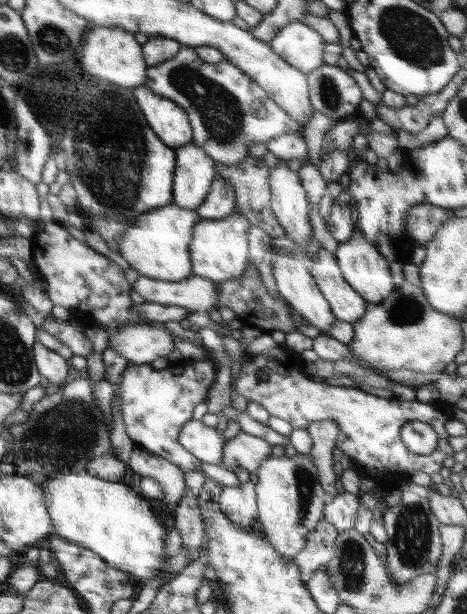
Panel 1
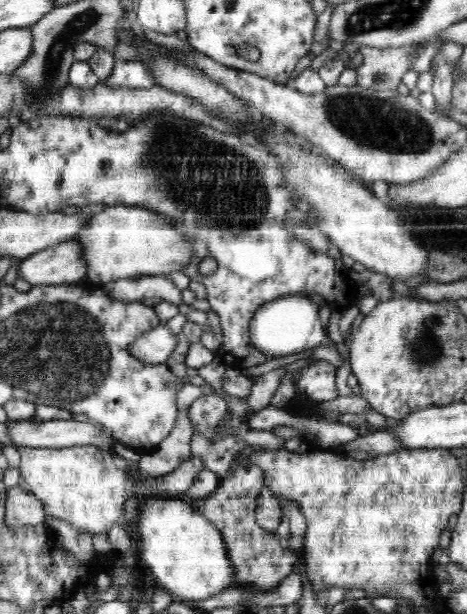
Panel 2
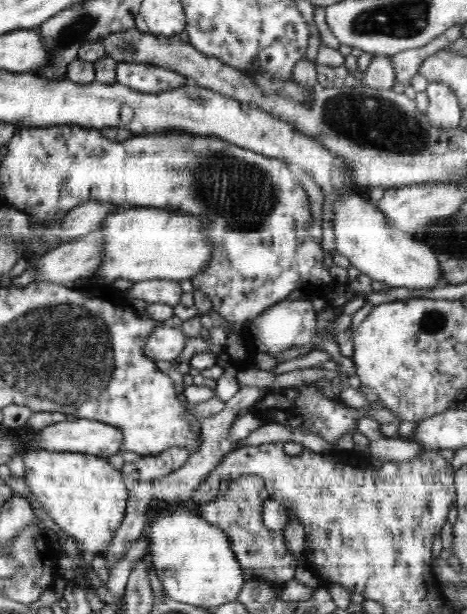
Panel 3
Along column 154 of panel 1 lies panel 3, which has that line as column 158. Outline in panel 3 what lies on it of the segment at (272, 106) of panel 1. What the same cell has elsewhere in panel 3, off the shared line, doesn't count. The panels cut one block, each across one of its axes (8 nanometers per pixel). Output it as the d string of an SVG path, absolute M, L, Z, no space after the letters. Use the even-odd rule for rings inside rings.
M118 63L117 84L142 93L160 93L186 87L191 83L178 73L148 63Z

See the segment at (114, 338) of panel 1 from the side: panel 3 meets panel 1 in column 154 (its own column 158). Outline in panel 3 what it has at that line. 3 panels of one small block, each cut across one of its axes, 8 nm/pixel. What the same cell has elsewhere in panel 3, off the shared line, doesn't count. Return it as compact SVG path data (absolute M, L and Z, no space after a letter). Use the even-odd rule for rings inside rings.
M158 324L144 344L144 353L149 360L173 361L182 354L186 346L186 335L181 327Z

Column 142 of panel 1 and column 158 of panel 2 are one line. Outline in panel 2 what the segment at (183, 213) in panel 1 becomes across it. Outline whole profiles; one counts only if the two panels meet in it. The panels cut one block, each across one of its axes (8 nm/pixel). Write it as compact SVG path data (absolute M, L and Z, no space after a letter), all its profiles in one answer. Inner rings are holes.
M114 205L97 208L96 214L86 220L75 242L86 262L87 278L91 287L112 282L118 278L167 275L180 272L190 254L190 246L171 227L170 221L156 211L144 207Z

